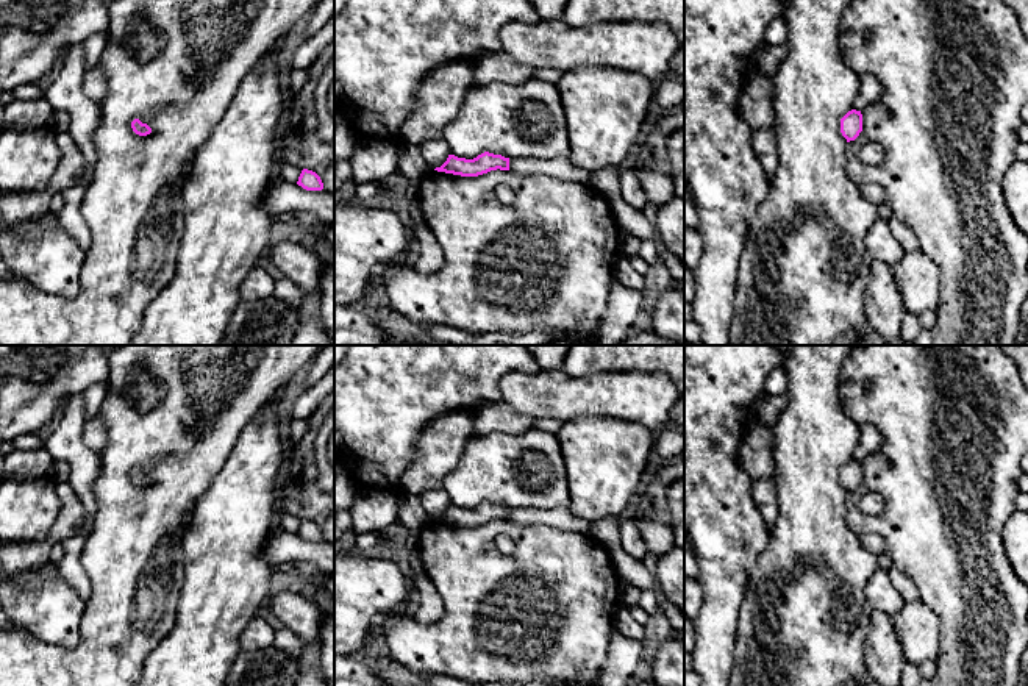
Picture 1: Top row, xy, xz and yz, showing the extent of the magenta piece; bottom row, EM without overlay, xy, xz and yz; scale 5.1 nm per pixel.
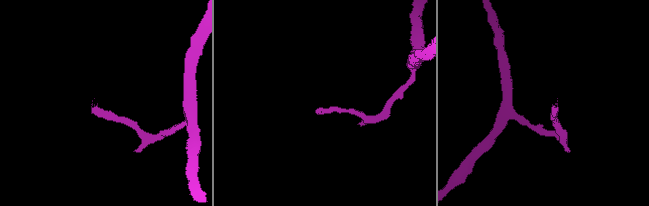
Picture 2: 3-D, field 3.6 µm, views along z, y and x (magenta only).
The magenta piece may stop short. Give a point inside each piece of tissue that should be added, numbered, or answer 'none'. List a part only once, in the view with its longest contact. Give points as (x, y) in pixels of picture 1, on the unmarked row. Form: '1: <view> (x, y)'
none

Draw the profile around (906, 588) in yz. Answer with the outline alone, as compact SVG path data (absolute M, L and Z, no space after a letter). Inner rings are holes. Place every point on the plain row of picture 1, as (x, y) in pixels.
M891 567L891 570L887 573L889 573L894 586L901 594L905 603L919 600L919 591L917 591L916 584L905 573L901 573L895 567Z

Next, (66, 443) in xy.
M75 394L61 406L61 422L45 439L45 448L58 459L70 466L69 483L84 506L86 519L75 534L62 541L64 556L58 564L62 578L77 594L86 600L91 595L91 581L81 566L81 550L92 531L95 519L95 500L92 492L94 480L100 473L100 453L83 442L86 422L83 394Z

